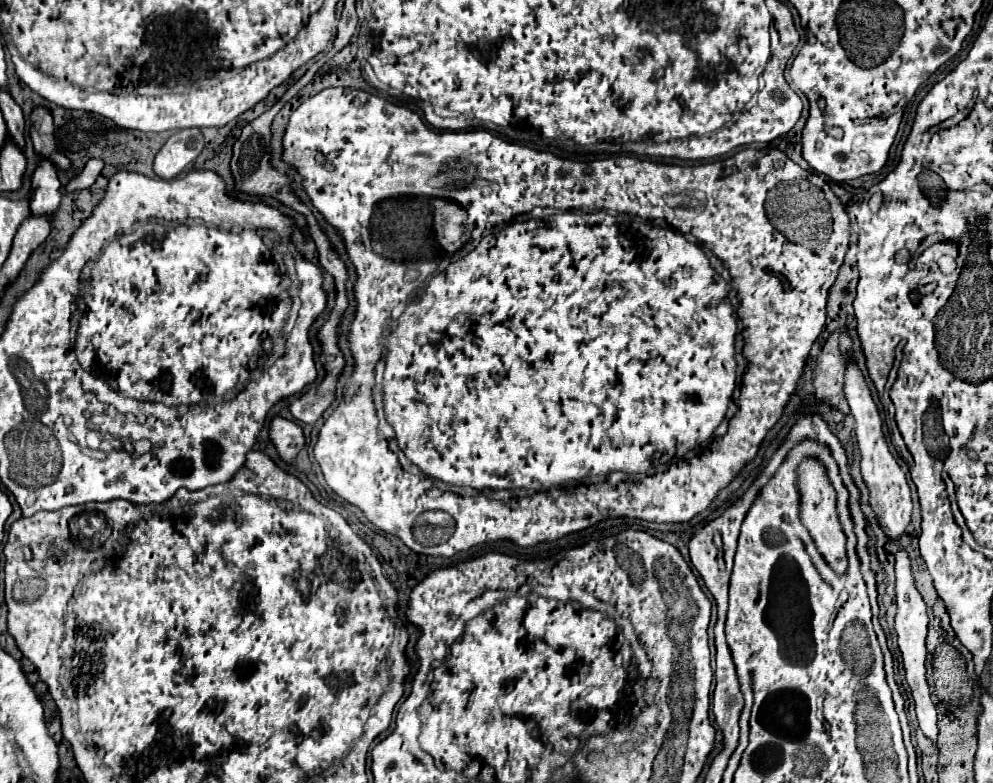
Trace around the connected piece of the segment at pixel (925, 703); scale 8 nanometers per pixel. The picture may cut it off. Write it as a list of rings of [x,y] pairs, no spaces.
[[[896,551],[896,601],[898,601],[898,613],[896,613],[896,633],[898,633],[898,647],[902,653],[902,663],[906,671],[906,683],[910,687],[912,699],[914,699],[914,709],[918,717],[918,725],[922,733],[934,743],[938,737],[938,727],[936,727],[936,707],[930,699],[930,687],[926,683],[926,633],[928,633],[928,615],[926,615],[926,603],[922,601],[912,573],[910,573],[910,559],[906,551]]]

